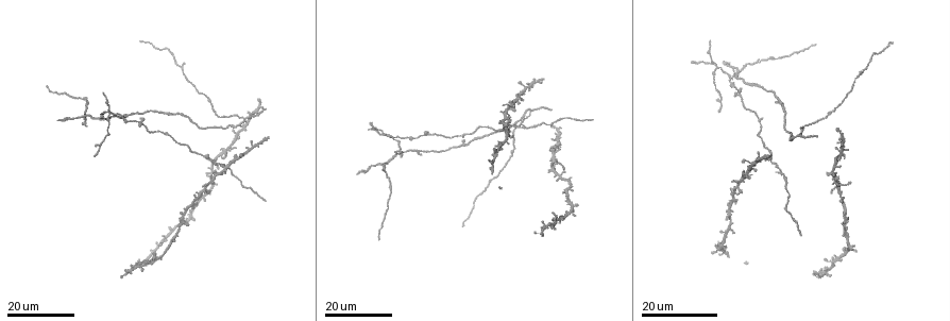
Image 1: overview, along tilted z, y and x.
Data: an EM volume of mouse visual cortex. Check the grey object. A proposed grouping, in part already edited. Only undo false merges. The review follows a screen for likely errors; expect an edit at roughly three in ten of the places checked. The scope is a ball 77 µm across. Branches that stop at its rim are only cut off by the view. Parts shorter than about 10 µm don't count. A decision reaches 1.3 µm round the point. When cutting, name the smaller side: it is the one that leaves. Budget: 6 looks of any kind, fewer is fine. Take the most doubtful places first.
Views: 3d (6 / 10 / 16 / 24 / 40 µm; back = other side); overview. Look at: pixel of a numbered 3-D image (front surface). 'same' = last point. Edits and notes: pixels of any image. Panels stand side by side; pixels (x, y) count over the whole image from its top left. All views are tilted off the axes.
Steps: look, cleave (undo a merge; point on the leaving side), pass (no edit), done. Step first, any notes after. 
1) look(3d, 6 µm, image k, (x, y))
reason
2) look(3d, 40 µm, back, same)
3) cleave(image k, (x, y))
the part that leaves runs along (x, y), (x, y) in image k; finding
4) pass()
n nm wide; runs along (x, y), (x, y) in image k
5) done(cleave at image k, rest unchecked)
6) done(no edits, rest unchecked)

look(3d, 24 µm, image 1, (716, 65))

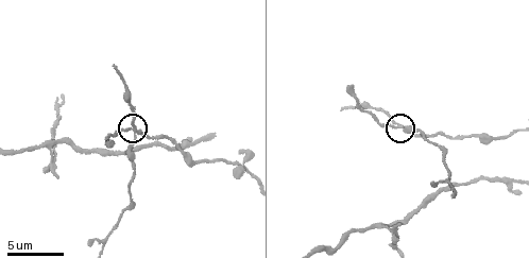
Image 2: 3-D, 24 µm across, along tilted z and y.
look(3d, 6 µm, image 2, (133, 132))
closer look

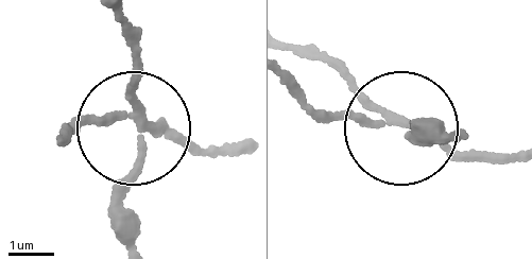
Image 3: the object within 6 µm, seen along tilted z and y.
cleave(image 3, (133, 82))
4 arms; a second neuron is stuck on

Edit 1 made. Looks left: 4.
look(3d, 10 µm, image 2, (55, 160))
thin arm on a thick one

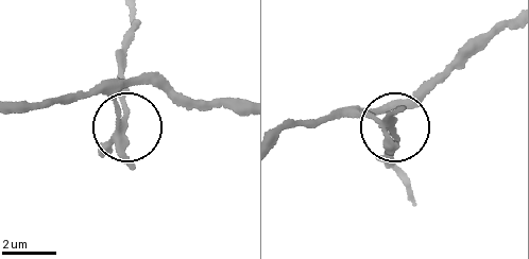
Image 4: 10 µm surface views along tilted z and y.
cleave(image 4, (128, 108))
200 nm wide; the part that leaves runs along (119, 136), (134, 12) in image 4; two neurons meet here

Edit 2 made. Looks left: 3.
look(overview)
see it whole again

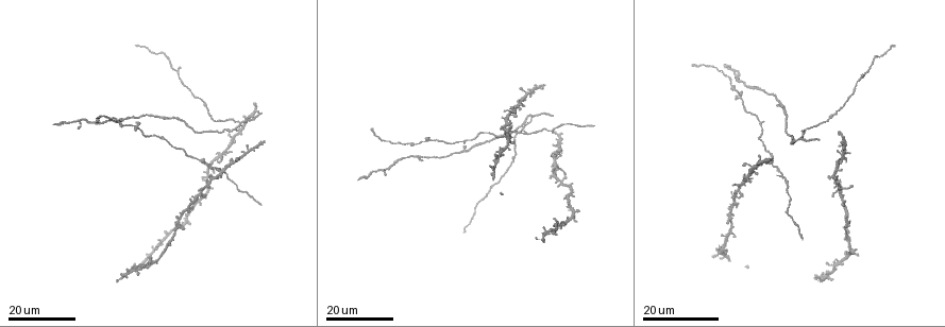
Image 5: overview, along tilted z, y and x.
look(3d, 24 µm, image 5, (242, 122))

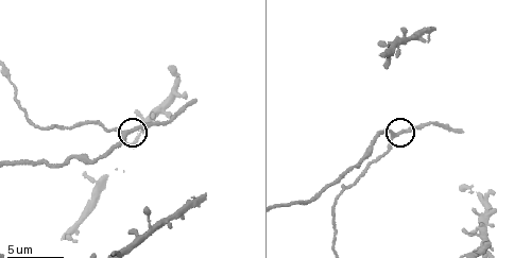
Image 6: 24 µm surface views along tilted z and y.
look(3d, 10 µm, image 6, (125, 132))

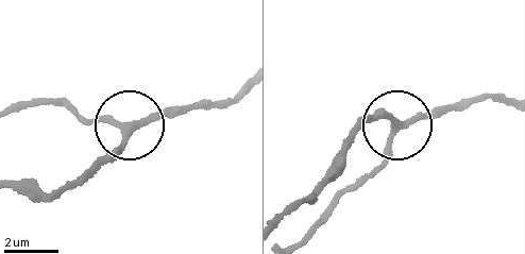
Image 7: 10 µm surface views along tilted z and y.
pass()
3 arms; runs along (291, 210), (359, 128), (389, 116), (388, 153), (366, 180) in image 7; all the same neuron

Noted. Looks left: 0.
done(cleave at image 3, cleave at image 4, rest unchecked)

